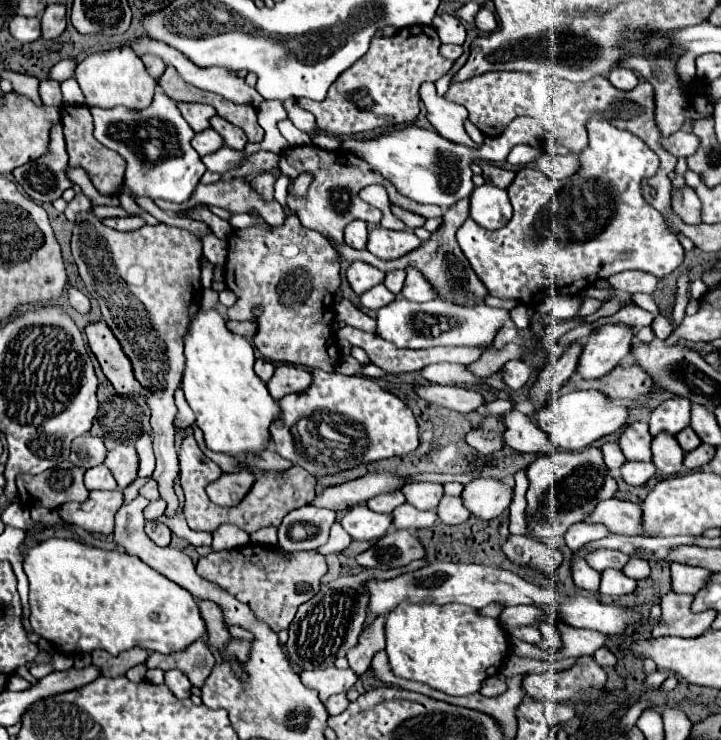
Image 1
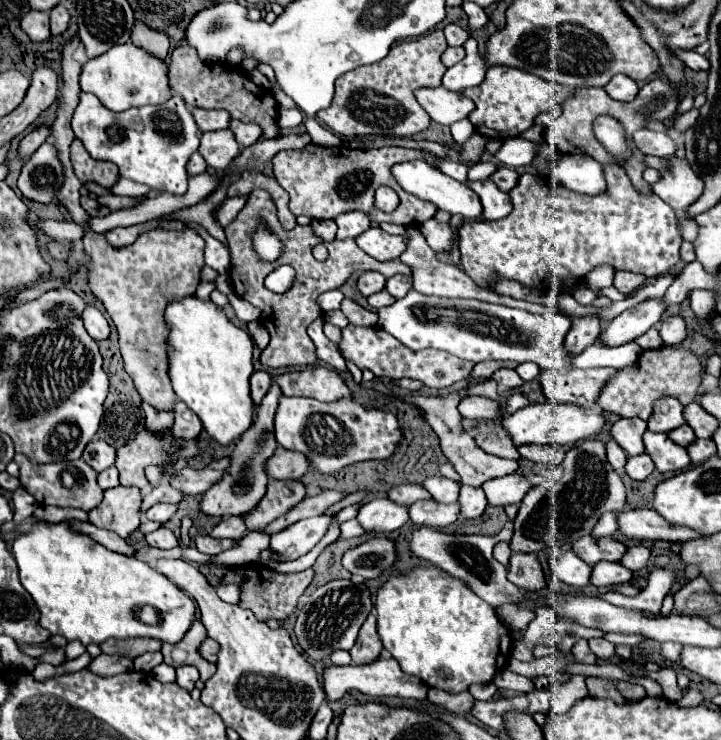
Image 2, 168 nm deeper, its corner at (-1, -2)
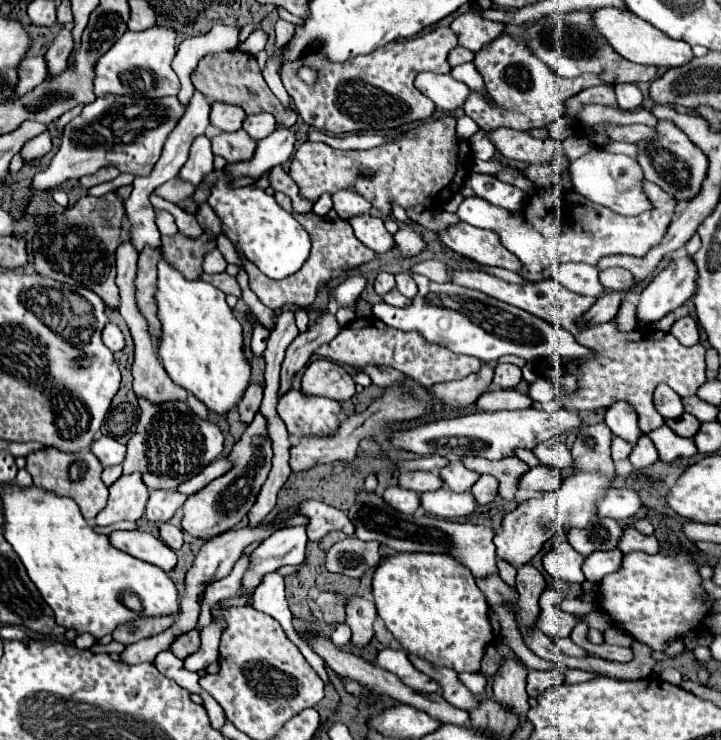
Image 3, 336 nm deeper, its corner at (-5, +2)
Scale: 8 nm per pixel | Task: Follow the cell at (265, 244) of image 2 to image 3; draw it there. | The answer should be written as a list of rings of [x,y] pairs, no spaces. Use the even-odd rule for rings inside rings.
[[[214,169],[204,177],[204,183],[210,187],[208,205],[220,217],[222,233],[232,241],[238,253],[242,253],[250,263],[254,263],[266,277],[284,279],[294,275],[310,255],[310,235],[304,227],[294,219],[292,213],[278,207],[276,199],[268,195],[264,189],[248,185],[248,187],[232,187],[232,177],[226,171]]]

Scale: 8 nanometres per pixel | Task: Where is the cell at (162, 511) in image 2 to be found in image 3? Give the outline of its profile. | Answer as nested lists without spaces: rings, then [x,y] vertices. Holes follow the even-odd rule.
[[[152,491],[146,505],[146,519],[154,523],[166,523],[184,501],[186,497],[180,491]]]

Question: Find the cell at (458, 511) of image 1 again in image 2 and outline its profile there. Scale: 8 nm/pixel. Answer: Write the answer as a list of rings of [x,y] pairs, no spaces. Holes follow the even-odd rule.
[[[462,485],[460,487],[460,497],[458,497],[458,503],[460,503],[460,515],[466,517],[466,519],[476,519],[484,513],[484,507],[486,507],[486,499],[484,499],[484,491],[478,487],[468,487],[468,485]]]

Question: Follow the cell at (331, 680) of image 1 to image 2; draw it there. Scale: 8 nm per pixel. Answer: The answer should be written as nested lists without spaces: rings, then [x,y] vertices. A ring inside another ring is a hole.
[[[376,659],[374,663],[368,663],[368,665],[346,665],[346,667],[326,665],[324,667],[324,691],[326,691],[328,701],[338,701],[352,689],[358,689],[372,697],[396,695],[396,697],[406,697],[406,699],[424,699],[428,685],[412,675],[406,675],[396,663],[396,659],[386,659],[386,661]]]

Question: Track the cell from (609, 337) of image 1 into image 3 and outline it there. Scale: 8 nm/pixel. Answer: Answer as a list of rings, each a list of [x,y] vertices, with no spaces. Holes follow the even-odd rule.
[[[690,255],[676,257],[666,269],[662,269],[652,283],[642,291],[638,305],[638,319],[654,323],[666,313],[680,307],[696,291],[698,269]]]

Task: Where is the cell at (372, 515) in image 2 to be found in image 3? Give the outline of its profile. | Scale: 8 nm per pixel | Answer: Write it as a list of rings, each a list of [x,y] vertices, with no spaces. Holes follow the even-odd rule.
[[[390,487],[382,493],[382,497],[388,505],[392,505],[396,511],[406,515],[414,515],[416,509],[420,507],[420,495],[404,487]]]

